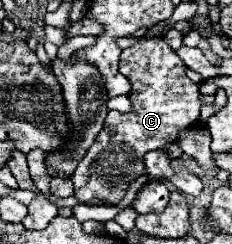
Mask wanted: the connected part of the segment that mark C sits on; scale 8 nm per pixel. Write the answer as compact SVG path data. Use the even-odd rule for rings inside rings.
M162 35L140 39L132 47L122 49L120 73L132 83L132 111L108 111L104 129L72 175L74 195L80 201L92 201L94 197L100 197L112 205L122 201L128 185L144 173L144 153L160 149L166 143L174 143L178 133L200 117L202 103L198 85L188 79L184 61Z

